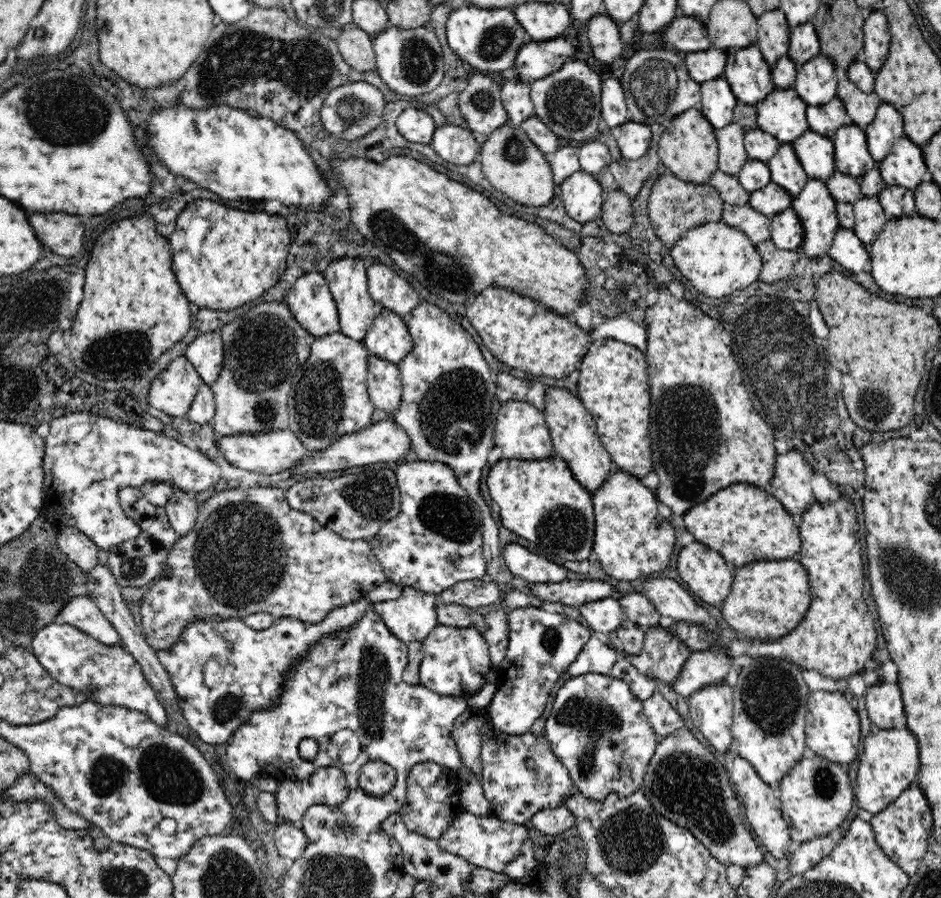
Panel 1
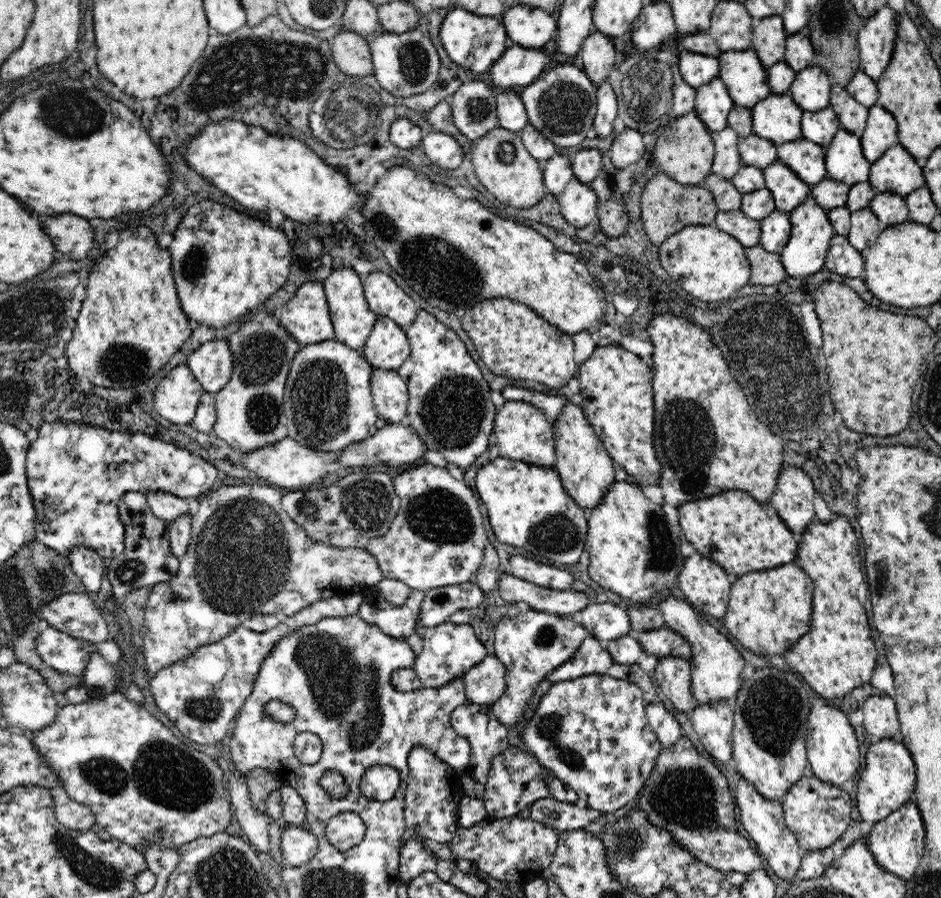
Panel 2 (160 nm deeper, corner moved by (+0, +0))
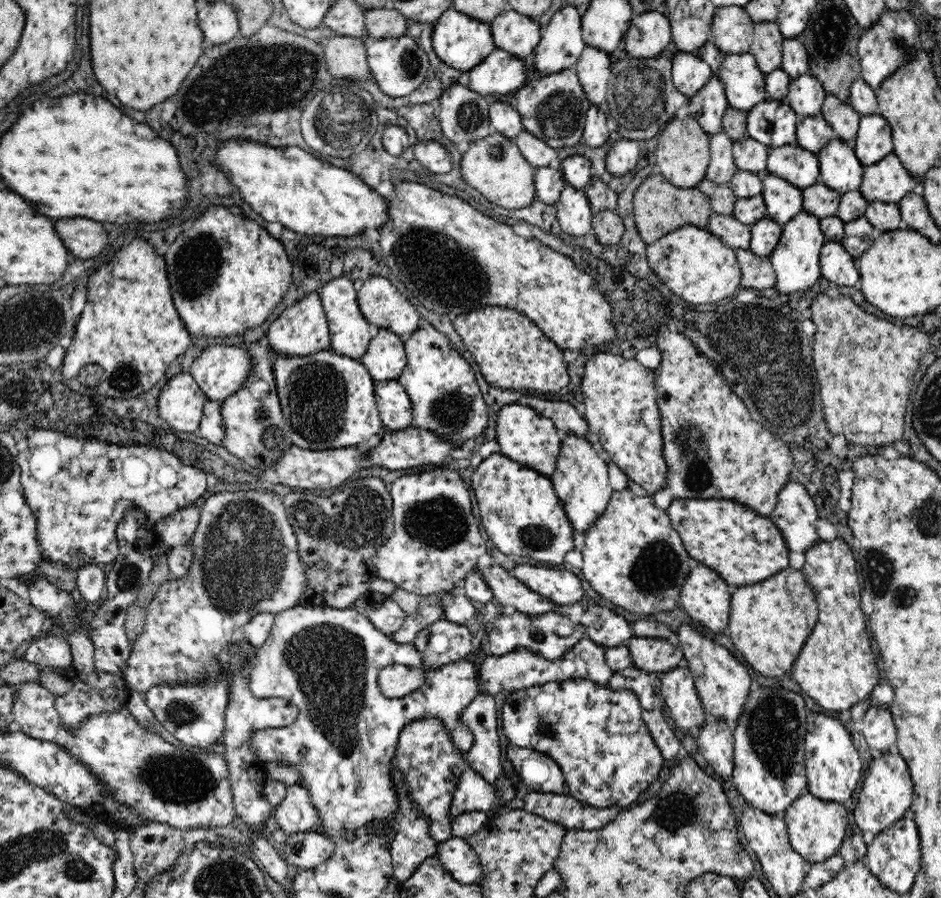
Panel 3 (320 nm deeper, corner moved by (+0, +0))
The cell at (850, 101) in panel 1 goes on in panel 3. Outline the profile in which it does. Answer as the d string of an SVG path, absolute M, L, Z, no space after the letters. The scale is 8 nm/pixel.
M827 95L820 114L834 129L836 138L844 141L850 149L854 149L860 113L851 108L848 103L841 102L838 97Z

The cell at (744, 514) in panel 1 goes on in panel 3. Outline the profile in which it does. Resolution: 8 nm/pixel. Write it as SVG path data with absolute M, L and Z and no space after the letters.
M676 498L666 512L689 558L712 569L722 581L736 588L766 581L789 567L786 541L771 517L762 517L744 505L722 498Z

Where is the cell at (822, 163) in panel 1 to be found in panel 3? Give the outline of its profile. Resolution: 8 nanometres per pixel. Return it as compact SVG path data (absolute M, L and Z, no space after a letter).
M797 144L770 148L762 174L776 175L802 190L820 182L820 163L817 155L800 148Z

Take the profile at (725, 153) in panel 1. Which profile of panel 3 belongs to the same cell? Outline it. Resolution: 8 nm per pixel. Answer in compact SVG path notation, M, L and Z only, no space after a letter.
M720 131L710 136L710 160L704 178L716 184L728 184L738 171L734 164L733 140Z

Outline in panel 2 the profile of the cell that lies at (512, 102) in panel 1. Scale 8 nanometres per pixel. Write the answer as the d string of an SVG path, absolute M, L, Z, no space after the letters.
M508 90L496 97L498 126L518 133L529 124L526 107L518 91Z

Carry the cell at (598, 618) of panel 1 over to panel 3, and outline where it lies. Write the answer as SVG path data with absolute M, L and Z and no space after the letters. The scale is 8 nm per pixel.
M596 604L585 610L581 623L586 636L592 642L606 648L624 645L634 636L624 617Z

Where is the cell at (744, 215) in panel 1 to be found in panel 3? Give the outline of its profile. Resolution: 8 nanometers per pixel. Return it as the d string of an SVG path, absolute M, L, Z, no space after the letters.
M712 214L706 229L733 249L748 249L751 225L744 224L732 215Z

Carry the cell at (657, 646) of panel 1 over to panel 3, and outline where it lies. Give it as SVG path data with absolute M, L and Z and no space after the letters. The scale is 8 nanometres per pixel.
M676 667L661 675L660 704L668 706L674 724L696 740L708 714L698 696L691 670Z

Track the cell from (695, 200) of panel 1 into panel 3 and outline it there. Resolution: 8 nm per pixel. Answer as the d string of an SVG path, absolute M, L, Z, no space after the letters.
M660 172L650 174L638 185L634 192L632 206L638 234L648 245L681 226L692 225L704 229L710 215L714 214L708 197L700 189L678 188L668 182Z

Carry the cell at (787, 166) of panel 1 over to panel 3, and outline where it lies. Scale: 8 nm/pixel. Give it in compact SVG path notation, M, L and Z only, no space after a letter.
M762 174L762 179L761 195L766 205L766 217L782 230L787 222L803 211L802 191L776 175Z

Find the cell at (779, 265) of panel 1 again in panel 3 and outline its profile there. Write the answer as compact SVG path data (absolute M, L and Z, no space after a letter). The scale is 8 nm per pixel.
M749 248L746 250L735 249L734 254L738 259L740 271L742 271L739 286L742 286L742 288L756 288L756 290L774 288L776 277L769 257L759 257L752 253Z

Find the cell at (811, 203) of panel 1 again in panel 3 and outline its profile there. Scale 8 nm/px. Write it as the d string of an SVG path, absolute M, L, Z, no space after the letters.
M803 210L783 226L780 240L769 256L776 277L774 288L779 294L787 296L798 294L798 292L802 294L821 279L819 258L825 242L818 220L818 217Z

